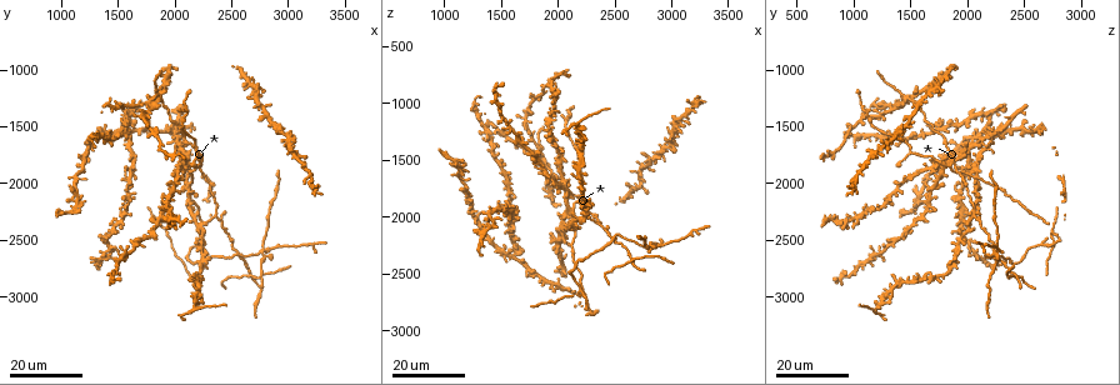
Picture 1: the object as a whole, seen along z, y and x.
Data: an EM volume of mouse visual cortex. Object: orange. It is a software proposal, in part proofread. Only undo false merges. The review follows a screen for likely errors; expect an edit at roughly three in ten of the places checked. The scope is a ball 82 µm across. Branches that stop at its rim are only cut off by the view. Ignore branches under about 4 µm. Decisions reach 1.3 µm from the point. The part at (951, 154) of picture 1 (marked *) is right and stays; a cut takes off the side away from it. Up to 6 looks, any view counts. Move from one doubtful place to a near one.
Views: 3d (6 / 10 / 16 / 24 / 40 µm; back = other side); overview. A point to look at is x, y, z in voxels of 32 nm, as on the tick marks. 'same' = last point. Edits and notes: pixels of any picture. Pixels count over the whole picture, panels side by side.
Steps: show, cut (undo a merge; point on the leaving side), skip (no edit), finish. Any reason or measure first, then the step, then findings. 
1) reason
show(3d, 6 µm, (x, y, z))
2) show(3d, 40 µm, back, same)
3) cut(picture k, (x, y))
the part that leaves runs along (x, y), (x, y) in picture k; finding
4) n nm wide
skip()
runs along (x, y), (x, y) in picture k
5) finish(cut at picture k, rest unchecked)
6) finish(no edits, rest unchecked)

side arm on a straight run
show(3d, 24 µm, (2180, 2520, 2660))

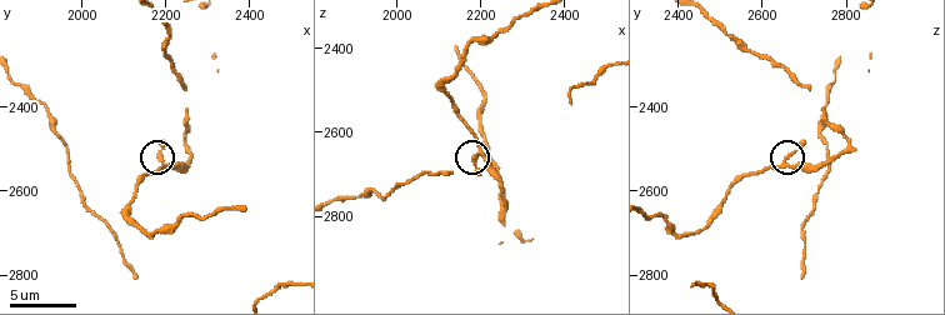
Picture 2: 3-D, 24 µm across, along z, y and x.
show(3d, 6 µm, (2200, 2540, 2655))

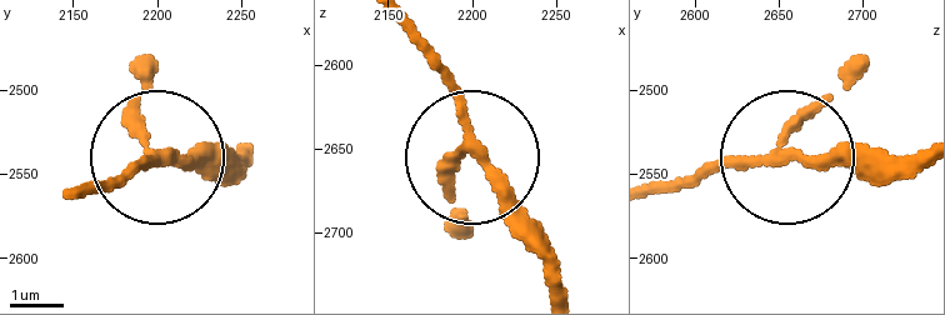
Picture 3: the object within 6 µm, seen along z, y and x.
skip()
runs along (404, 24), (453, 91), (498, 199), (551, 261) in picture 3; one cell here

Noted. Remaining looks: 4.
show(3d, 24 µm, (2640, 2820, 2400))

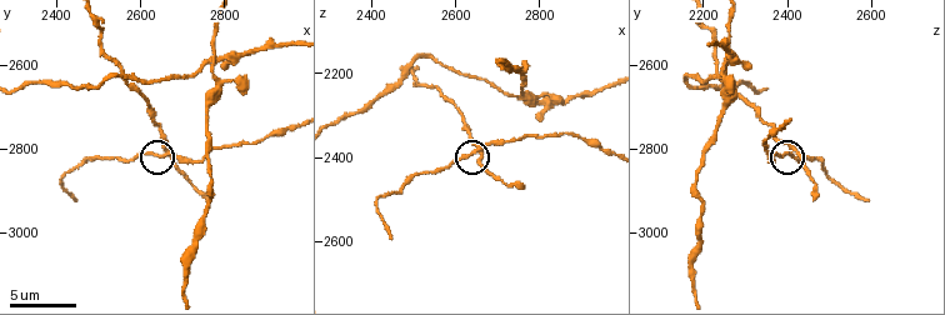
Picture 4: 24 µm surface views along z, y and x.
closer look
show(3d, 10 µm, (2665, 2815, 2385))

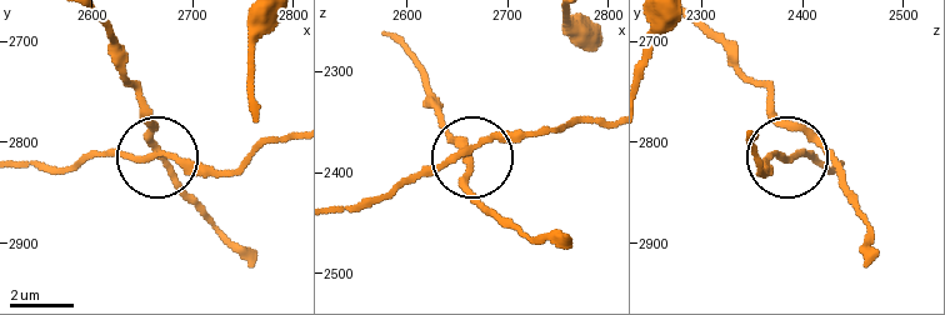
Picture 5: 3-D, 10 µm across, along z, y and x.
3 arms
skip()
runs along (101, 26), (139, 91), (160, 154), (236, 173) in picture 5; all the same cell

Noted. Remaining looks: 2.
calibre changes
show(3d, 6 µm, (2175, 2700, 2390))

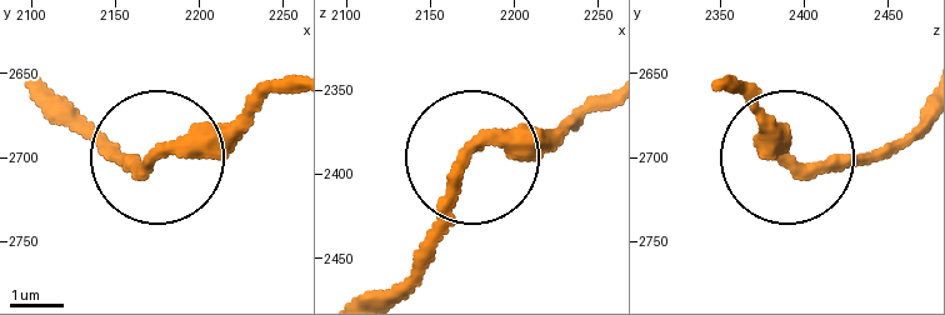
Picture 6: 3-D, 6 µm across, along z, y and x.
cut(picture 6, (199, 150))
the part that leaves runs along (140, 169), (216, 143), (283, 93) in picture 6; two cells meet here

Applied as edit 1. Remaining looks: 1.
finish(cut at picture 6, rest unchecked)

